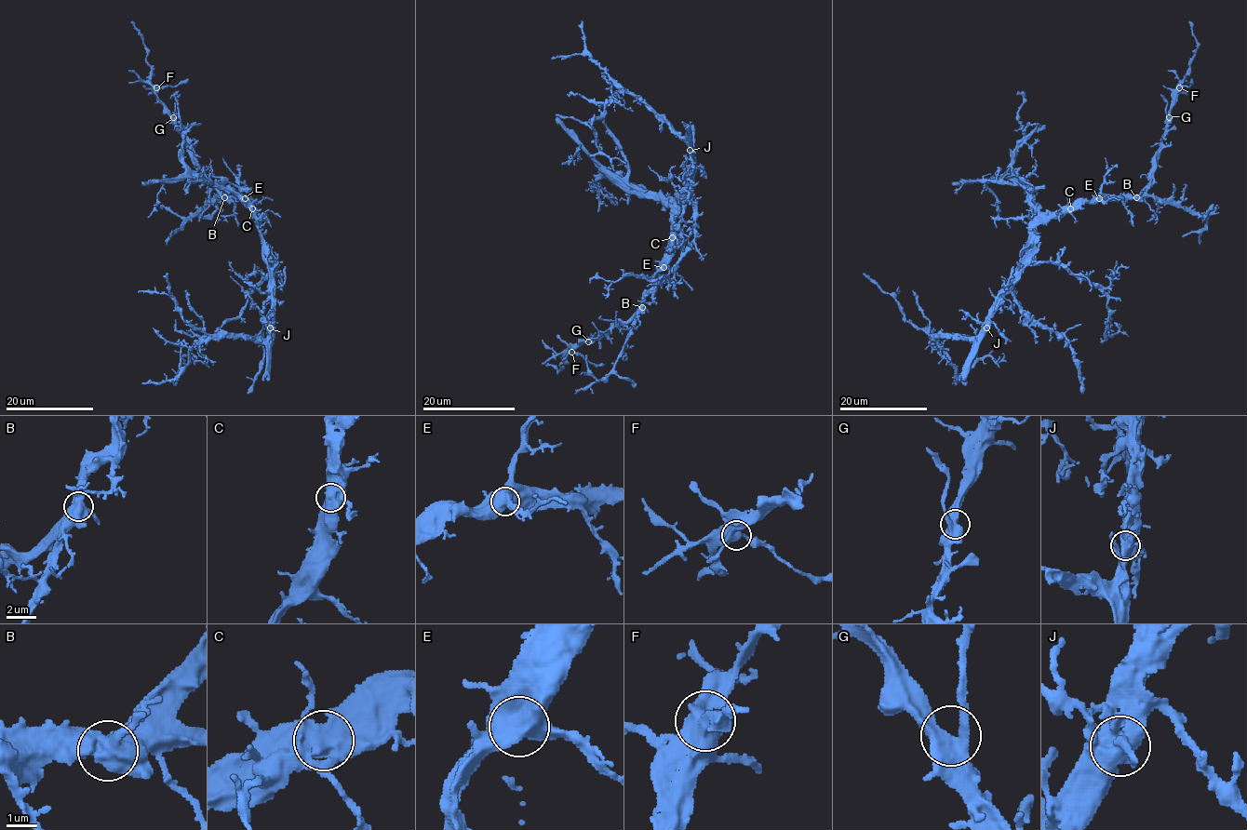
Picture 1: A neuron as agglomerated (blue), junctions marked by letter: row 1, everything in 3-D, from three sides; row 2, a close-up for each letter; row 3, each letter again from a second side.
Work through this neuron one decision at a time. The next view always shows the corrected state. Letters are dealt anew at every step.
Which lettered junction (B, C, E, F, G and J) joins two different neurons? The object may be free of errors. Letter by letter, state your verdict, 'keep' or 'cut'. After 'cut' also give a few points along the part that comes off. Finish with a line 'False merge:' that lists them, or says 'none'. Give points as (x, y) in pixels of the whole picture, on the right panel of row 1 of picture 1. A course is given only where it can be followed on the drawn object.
B: keep
C: keep
E: keep
F: keep
G: keep
J: keep
False merge: none

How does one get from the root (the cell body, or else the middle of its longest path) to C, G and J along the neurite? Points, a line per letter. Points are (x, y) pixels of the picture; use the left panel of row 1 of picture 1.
C: (259, 224), (252, 208)
G: (259, 224), (255, 208), (249, 202), (224, 196), (207, 179), (190, 147), (190, 140), (173, 117)
J: (259, 224), (262, 259), (270, 270), (270, 327)

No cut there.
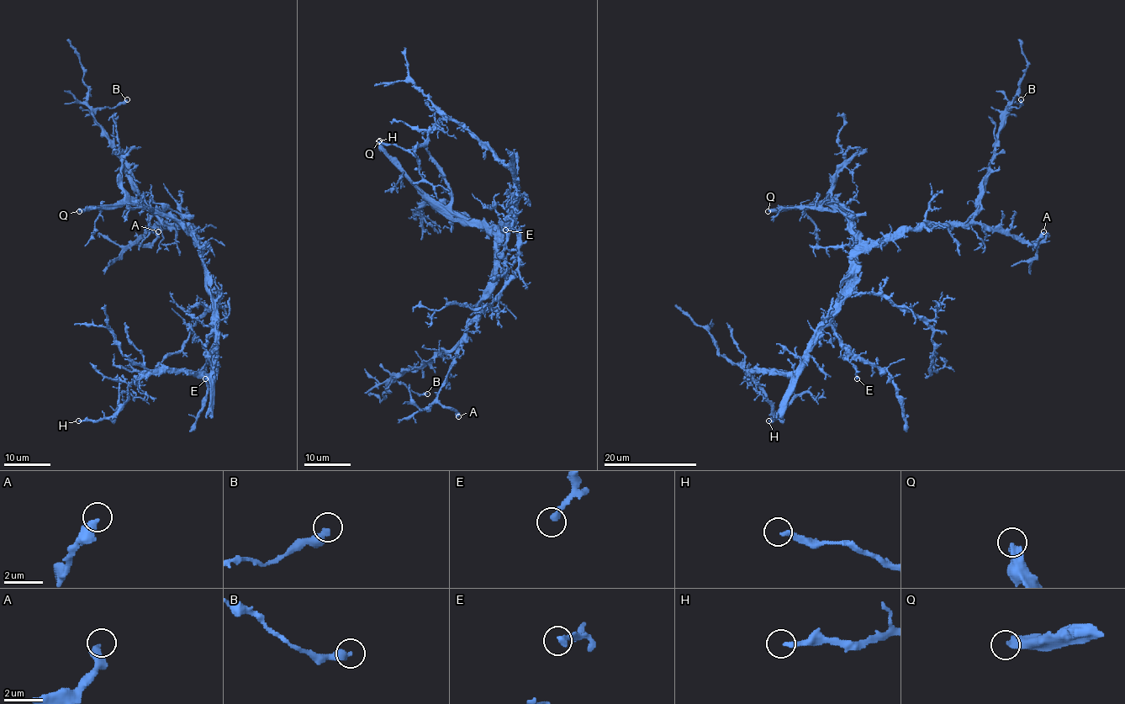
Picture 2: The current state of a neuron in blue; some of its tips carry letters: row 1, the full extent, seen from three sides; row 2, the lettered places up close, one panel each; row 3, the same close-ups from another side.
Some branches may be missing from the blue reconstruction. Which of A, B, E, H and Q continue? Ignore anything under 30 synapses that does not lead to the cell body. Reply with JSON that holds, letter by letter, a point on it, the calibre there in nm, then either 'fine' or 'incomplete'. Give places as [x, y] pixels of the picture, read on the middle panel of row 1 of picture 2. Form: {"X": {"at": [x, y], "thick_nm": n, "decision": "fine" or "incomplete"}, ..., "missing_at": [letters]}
{"A": {"at": [458, 416], "thick_nm": 380, "decision": "fine"}, "B": {"at": [427, 394], "thick_nm": 320, "decision": "fine"}, "E": {"at": [505, 230], "thick_nm": 320, "decision": "fine"}, "H": {"at": [378, 141], "thick_nm": 200, "decision": "fine"}, "Q": {"at": [379, 140], "thick_nm": 440, "decision": "incomplete"}, "missing_at": ["Q"]}

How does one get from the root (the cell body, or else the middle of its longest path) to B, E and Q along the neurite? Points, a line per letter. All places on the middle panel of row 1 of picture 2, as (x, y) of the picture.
B: (502, 232), (492, 290), (480, 302), (467, 333), (449, 351), (394, 378), (412, 391), (427, 394)
E: (502, 232), (514, 214), (514, 203), (513, 204), (514, 223), (510, 229), (505, 230)
Q: (502, 232), (488, 232), (472, 219), (440, 208), (395, 164), (379, 140)

